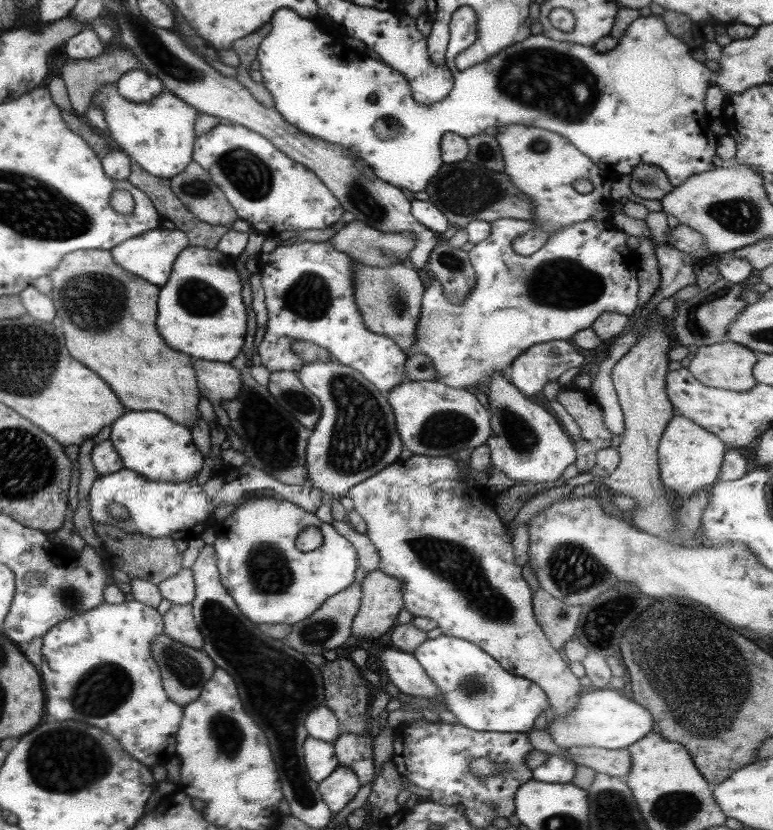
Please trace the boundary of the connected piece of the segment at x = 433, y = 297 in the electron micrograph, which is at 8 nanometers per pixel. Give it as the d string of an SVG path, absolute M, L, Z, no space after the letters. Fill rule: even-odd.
M497 219L490 223L490 233L485 239L477 242L468 251L468 258L471 262L471 266L475 272L475 283L471 287L471 291L457 303L449 303L441 291L441 283L429 272L428 280L426 279L426 273L424 273L425 287L423 296L421 299L421 308L419 321L415 328L415 343L414 350L423 354L432 365L433 371L435 372L435 382L439 384L445 384L448 388L462 389L467 391L468 388L477 388L477 386L483 386L489 382L489 378L494 373L505 374L511 362L523 353L527 348L533 347L535 344L547 343L555 340L569 341L579 330L590 328L593 325L593 321L604 312L617 312L619 314L629 316L633 314L633 310L637 305L637 267L639 266L639 260L636 253L627 248L625 240L627 235L616 229L609 220L599 221L589 219L583 222L571 223L565 227L553 230L553 233L549 234L547 241L539 247L539 250L535 251L531 256L519 256L519 254L513 252L511 249L511 240L515 236L521 236L525 232L531 230L531 221L529 220L515 220L515 219ZM509 264L511 266L519 266L521 268L521 274L523 276L509 276Z

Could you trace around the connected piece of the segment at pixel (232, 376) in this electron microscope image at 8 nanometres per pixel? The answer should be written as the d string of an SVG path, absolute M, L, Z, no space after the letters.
M195 360L191 366L195 370L200 397L211 403L217 423L223 428L229 426L229 419L221 402L231 402L237 397L241 389L241 373L229 363Z

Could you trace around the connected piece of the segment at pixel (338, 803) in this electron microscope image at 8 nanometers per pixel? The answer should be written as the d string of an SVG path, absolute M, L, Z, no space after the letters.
M338 764L327 778L318 782L317 790L330 812L337 813L355 796L359 787L359 781L351 768Z

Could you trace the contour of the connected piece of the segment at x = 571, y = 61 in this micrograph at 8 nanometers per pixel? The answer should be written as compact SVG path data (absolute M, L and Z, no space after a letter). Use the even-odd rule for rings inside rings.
M461 6L451 13L450 21L448 24L448 42L446 46L446 53L444 56L445 64L451 71L454 78L451 90L447 96L437 103L431 105L417 104L411 96L409 84L406 82L405 77L399 72L388 67L385 63L370 59L368 56L357 58L359 53L347 52L347 47L344 47L340 40L335 40L332 34L321 29L312 21L299 17L293 10L289 8L279 8L269 18L271 23L271 30L269 34L259 43L256 60L259 63L259 72L262 75L262 84L270 92L274 102L274 109L284 118L288 124L296 127L301 133L306 134L317 143L320 141L331 142L331 144L339 144L345 150L349 148L353 156L357 156L361 162L369 166L371 172L375 174L379 180L395 186L395 188L409 190L409 192L421 192L427 186L427 182L433 176L439 165L440 160L440 140L443 134L455 133L466 139L468 136L475 136L475 134L483 133L483 130L489 127L503 127L513 126L513 124L523 124L523 126L535 126L535 128L545 128L548 132L553 132L563 136L569 141L579 152L582 152L593 164L596 164L602 171L606 172L610 177L615 177L623 174L631 174L633 167L637 164L655 164L665 172L671 186L676 187L683 183L688 176L699 174L700 172L709 171L715 168L713 164L713 156L717 156L715 147L717 146L718 137L709 129L709 122L712 117L707 115L704 109L705 90L709 87L708 79L714 75L703 63L694 60L691 57L691 50L683 42L679 42L677 38L671 36L667 32L667 27L660 15L653 15L647 12L640 14L635 20L628 24L623 32L623 36L617 40L615 48L607 52L593 52L591 46L583 46L582 44L569 43L569 48L564 53L559 52L559 41L551 40L542 33L536 35L529 35L521 42L512 44L507 48L499 51L491 58L479 64L470 66L453 68L453 34L461 34L463 32L463 22L477 22L475 20L475 11L468 6ZM375 94L375 101L371 102L369 96Z

